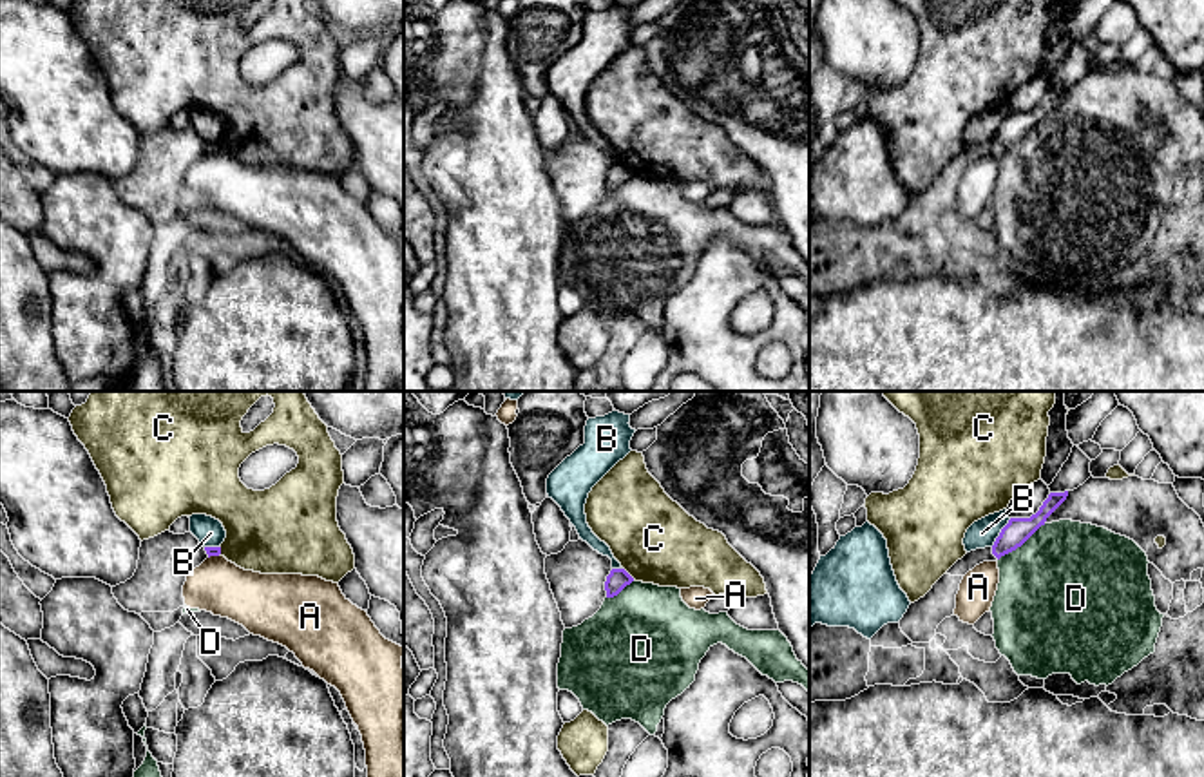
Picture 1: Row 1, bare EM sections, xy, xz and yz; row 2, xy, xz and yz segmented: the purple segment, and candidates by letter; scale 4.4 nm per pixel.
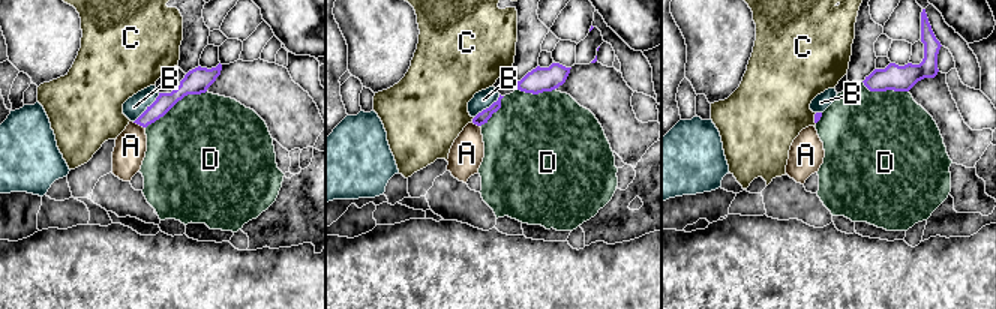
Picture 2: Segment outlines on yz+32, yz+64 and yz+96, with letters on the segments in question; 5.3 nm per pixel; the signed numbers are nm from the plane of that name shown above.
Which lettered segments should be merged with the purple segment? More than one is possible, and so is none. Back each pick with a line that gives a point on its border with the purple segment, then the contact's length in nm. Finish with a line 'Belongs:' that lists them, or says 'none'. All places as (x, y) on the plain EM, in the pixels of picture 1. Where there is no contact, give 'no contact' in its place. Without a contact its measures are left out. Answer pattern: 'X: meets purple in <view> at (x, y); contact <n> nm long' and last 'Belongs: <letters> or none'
Belongs: none

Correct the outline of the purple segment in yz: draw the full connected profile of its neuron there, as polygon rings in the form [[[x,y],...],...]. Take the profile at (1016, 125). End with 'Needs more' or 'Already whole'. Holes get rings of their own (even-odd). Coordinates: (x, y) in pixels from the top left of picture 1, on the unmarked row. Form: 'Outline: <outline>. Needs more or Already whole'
Outline: [[[1068,85],[1050,87],[1039,105],[1030,112],[1010,112],[996,132],[992,149],[999,154],[1021,141],[1041,120],[1045,120],[1046,112],[1066,94],[1066,91]]]. Already whole

